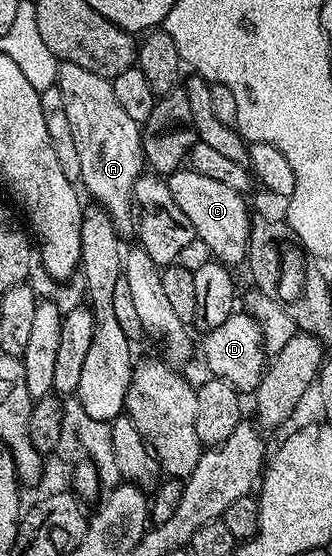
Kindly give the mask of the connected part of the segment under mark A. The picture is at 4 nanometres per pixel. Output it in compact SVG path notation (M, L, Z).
M60 62L57 84L65 96L69 128L73 128L73 140L81 159L79 182L82 189L87 189L99 201L96 203L109 212L120 235L134 235L137 230L133 217L135 185L145 170L140 123L129 120L121 104L117 104L117 96L113 96L110 81L97 76L97 72L89 72L77 64Z

